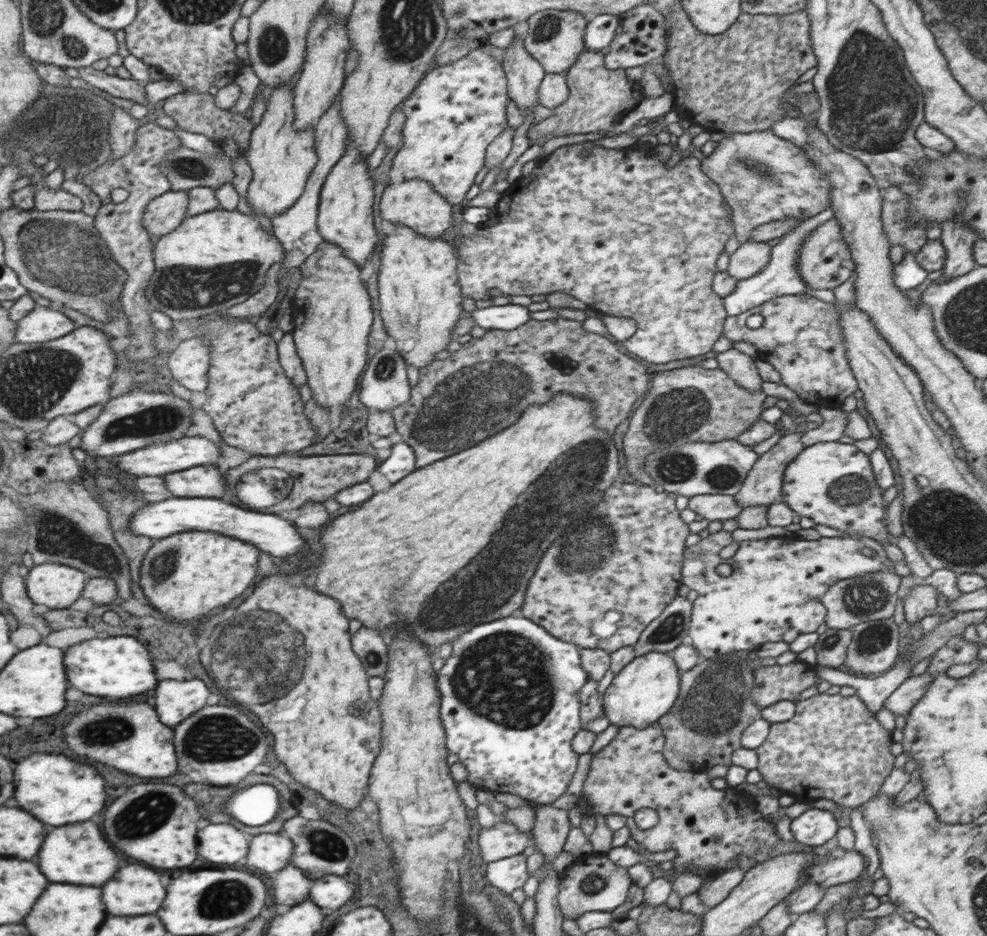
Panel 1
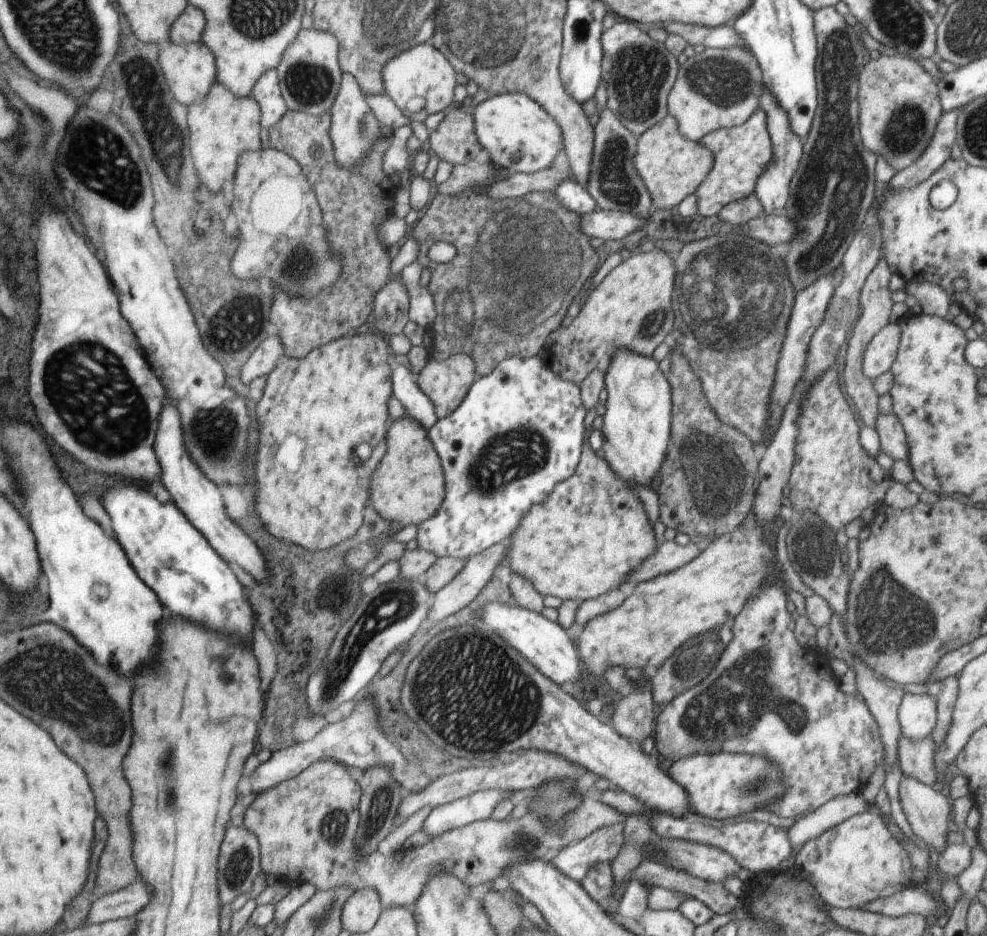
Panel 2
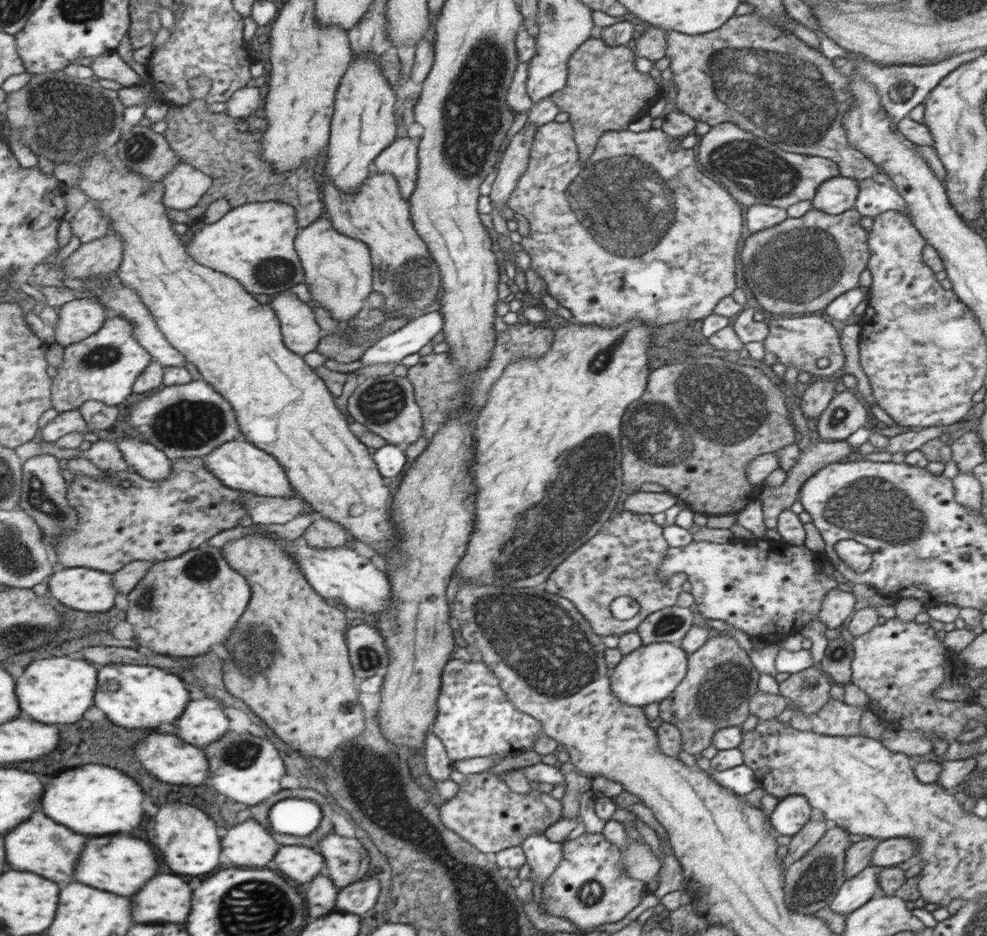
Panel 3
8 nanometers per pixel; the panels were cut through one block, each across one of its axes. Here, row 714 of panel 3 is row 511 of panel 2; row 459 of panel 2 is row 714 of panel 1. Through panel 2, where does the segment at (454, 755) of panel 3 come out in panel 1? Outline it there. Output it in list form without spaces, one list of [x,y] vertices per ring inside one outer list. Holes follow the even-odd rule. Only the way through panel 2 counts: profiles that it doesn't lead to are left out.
[[[515,615],[474,626],[452,646],[454,652],[438,671],[441,713],[450,752],[457,754],[468,770],[467,780],[476,788],[516,794],[530,803],[550,805],[564,794],[578,766],[573,738],[583,723],[580,690],[590,679],[581,663],[580,647],[552,636],[533,619]]]

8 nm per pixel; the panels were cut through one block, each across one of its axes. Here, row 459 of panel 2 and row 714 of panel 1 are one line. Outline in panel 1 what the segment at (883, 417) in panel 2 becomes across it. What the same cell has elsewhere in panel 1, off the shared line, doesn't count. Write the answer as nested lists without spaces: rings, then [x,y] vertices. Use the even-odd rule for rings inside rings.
[[[927,672],[920,676],[908,677],[900,686],[890,694],[885,700],[883,708],[888,712],[892,712],[895,716],[904,716],[908,714],[910,709],[922,698],[926,693],[928,685],[932,683],[931,675]]]

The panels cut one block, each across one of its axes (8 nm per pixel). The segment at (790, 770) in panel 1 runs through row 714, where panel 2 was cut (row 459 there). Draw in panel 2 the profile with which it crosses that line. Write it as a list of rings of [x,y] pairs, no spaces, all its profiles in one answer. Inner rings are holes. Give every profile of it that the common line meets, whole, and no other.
[[[832,366],[807,390],[800,407],[795,459],[787,482],[796,517],[811,512],[834,532],[840,532],[865,508],[883,500],[889,487],[899,483],[893,479],[892,471],[882,468],[876,458],[863,449],[859,432],[854,410],[844,398],[838,372]]]

